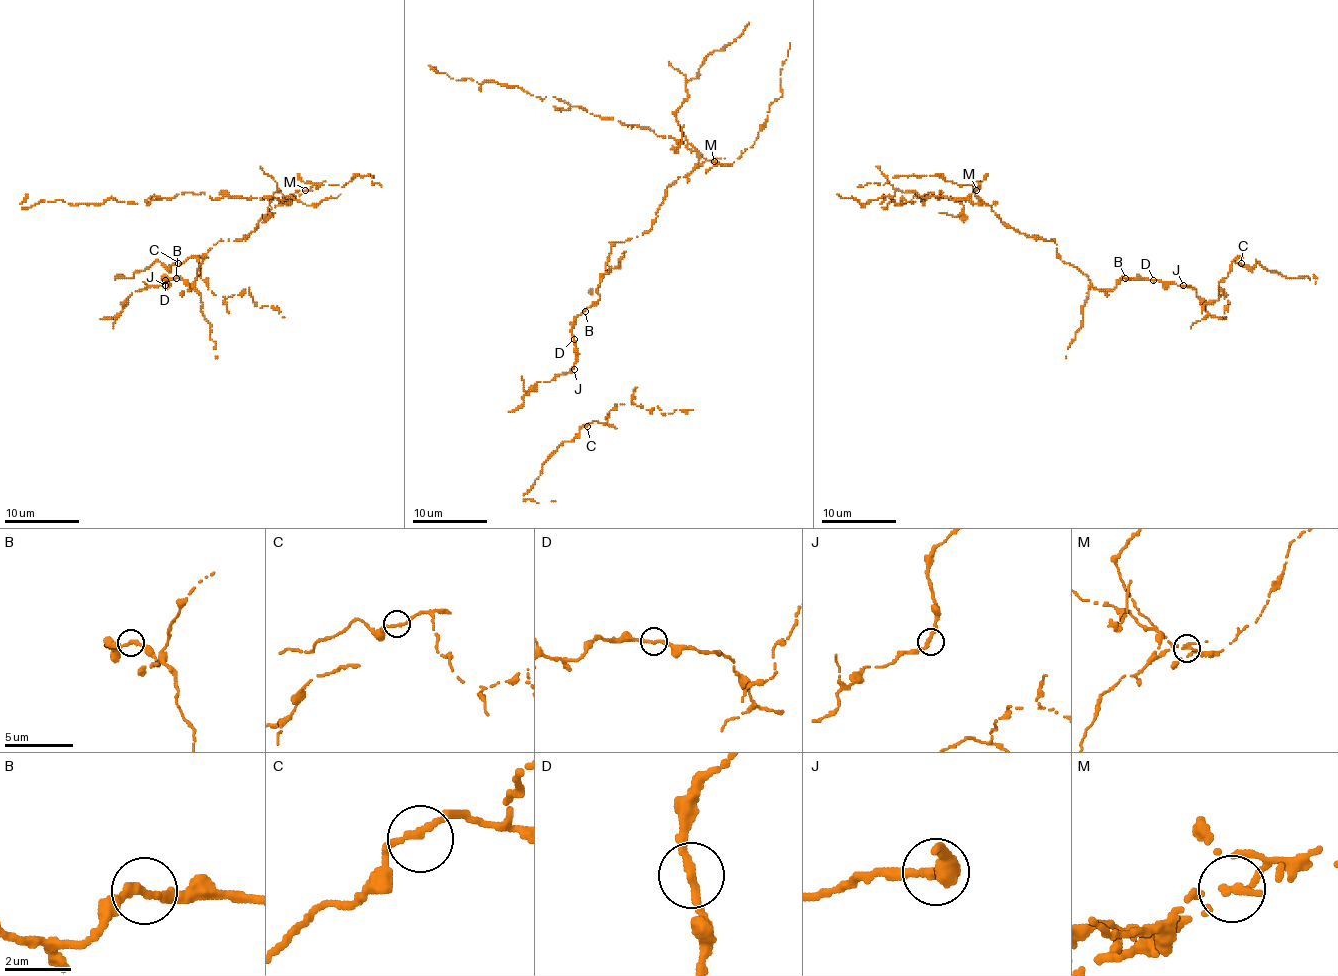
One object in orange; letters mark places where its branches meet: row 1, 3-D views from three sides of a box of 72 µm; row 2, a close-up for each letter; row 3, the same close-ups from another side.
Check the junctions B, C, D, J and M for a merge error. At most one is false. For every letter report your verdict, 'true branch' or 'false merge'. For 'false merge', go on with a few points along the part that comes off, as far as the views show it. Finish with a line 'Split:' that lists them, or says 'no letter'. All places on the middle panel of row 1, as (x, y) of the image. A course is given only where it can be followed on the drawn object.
B: true branch
C: true branch
D: true branch
J: true branch
M: false merge; foreign part runs (713, 162), (648, 128), (622, 125), (553, 97), (540, 99), (520, 87), (456, 80), (436, 69)
Split: M

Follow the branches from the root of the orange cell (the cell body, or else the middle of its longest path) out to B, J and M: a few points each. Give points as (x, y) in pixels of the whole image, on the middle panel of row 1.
B: (643, 235), (616, 242), (611, 248), (605, 274), (600, 279), (600, 298), (585, 311)
J: (643, 235), (616, 242), (611, 248), (605, 274), (600, 279), (600, 298), (574, 320), (574, 369)
M: (643, 235), (652, 227), (665, 190), (689, 173), (698, 162), (698, 156), (713, 162)

